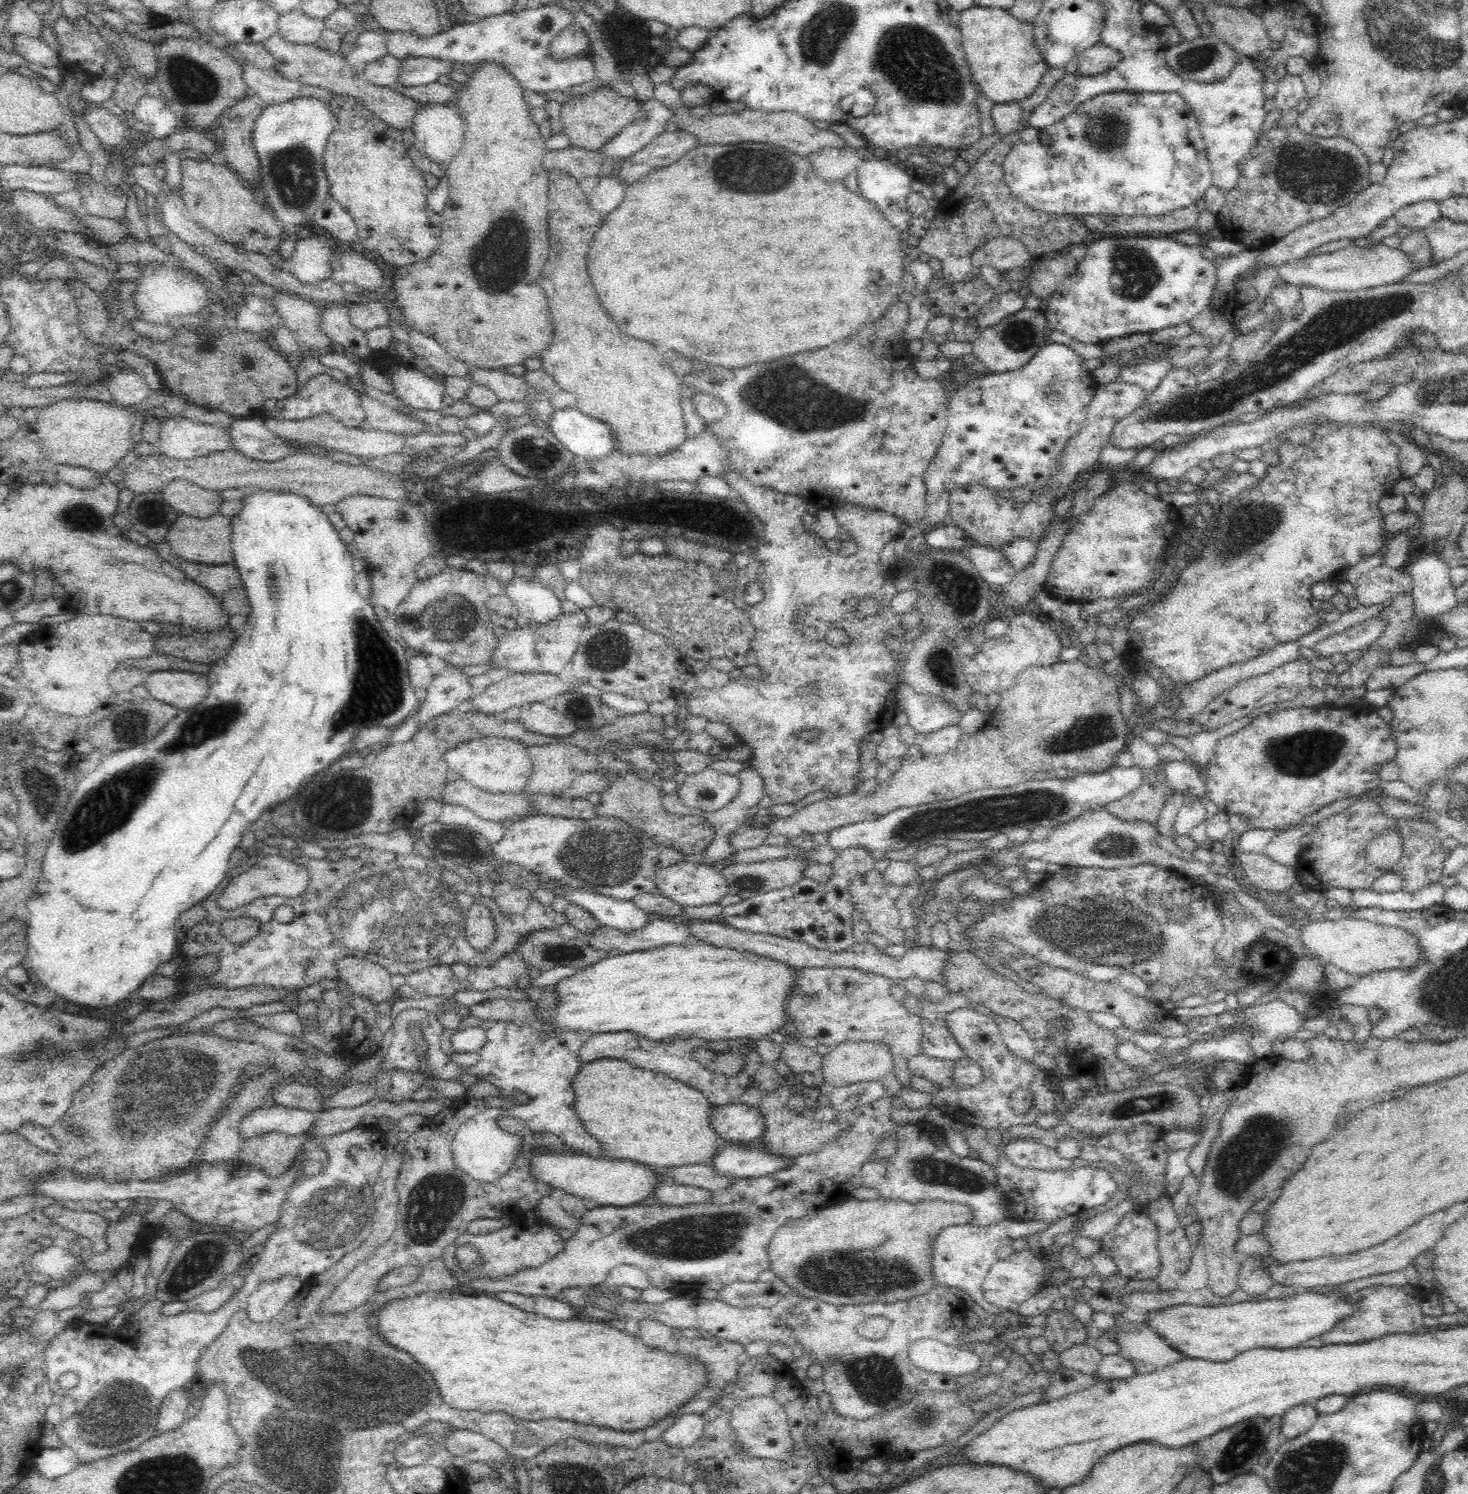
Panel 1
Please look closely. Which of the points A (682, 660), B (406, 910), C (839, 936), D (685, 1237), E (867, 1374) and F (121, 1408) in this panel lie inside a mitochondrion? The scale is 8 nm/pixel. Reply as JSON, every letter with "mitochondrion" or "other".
{"A":"other","B":"mitochondrion","C":"other","D":"mitochondrion","E":"mitochondrion","F":"mitochondrion"}

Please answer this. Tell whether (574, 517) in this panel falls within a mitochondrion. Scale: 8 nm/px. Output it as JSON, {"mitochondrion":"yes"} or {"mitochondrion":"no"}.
{"mitochondrion":"no"}

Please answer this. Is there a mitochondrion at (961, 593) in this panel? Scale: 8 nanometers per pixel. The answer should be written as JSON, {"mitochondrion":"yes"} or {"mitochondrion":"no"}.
{"mitochondrion":"yes"}

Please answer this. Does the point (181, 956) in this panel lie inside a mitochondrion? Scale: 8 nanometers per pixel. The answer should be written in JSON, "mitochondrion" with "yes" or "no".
{"mitochondrion":"no"}

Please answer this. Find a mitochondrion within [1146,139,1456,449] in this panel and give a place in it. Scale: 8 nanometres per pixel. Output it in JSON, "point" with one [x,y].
{"point":[1317,183]}

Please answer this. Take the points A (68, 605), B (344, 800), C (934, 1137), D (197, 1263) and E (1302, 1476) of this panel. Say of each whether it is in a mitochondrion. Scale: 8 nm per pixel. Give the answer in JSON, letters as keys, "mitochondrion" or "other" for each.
{"A":"other","B":"mitochondrion","C":"mitochondrion","D":"mitochondrion","E":"mitochondrion"}

